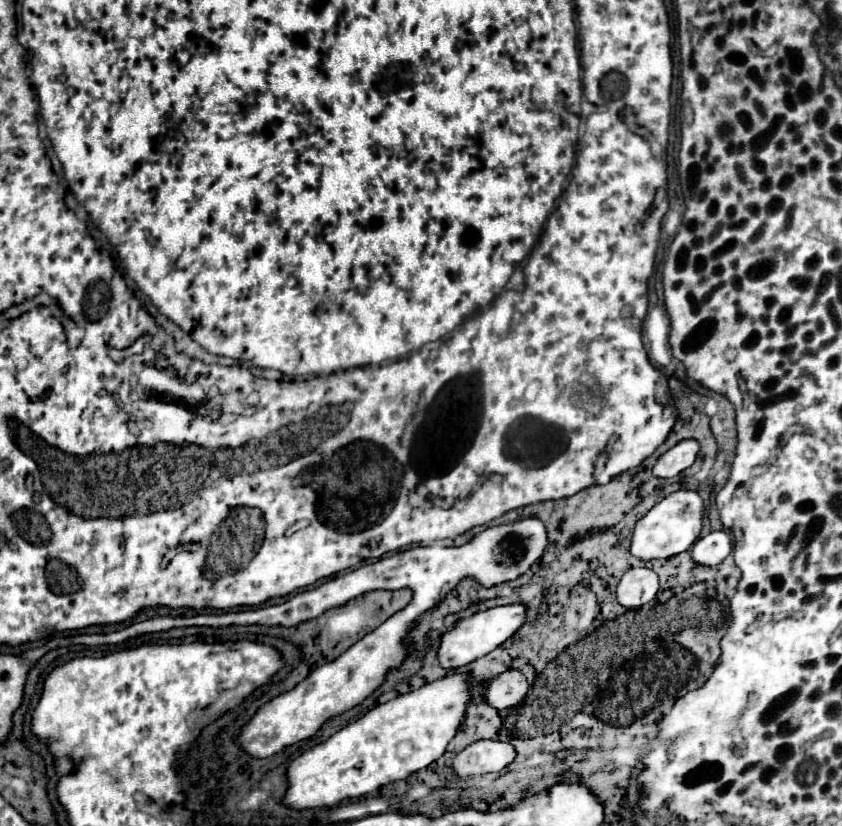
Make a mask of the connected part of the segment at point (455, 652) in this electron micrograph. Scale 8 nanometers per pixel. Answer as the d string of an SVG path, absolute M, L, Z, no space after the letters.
M515 603L515 605L477 611L471 617L455 621L455 625L447 633L443 633L439 639L439 649L437 649L439 665L443 669L457 669L457 667L473 663L475 659L485 657L487 653L497 649L503 641L507 641L513 633L521 629L521 625L525 623L525 611L527 611L525 605Z

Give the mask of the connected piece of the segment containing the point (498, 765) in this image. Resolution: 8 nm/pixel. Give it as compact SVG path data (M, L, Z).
M475 741L451 759L451 777L469 779L491 771L503 771L513 759L515 749L507 741Z

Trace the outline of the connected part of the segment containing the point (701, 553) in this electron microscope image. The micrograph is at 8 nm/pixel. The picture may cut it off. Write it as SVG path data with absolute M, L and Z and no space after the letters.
M711 531L693 545L693 559L699 565L719 565L731 553L731 537L725 531Z

